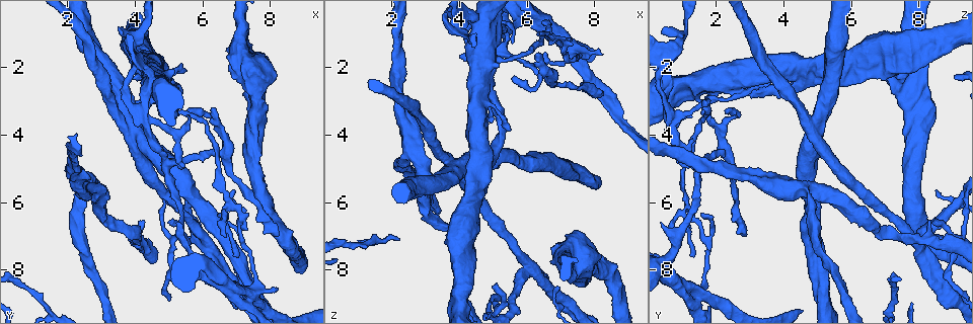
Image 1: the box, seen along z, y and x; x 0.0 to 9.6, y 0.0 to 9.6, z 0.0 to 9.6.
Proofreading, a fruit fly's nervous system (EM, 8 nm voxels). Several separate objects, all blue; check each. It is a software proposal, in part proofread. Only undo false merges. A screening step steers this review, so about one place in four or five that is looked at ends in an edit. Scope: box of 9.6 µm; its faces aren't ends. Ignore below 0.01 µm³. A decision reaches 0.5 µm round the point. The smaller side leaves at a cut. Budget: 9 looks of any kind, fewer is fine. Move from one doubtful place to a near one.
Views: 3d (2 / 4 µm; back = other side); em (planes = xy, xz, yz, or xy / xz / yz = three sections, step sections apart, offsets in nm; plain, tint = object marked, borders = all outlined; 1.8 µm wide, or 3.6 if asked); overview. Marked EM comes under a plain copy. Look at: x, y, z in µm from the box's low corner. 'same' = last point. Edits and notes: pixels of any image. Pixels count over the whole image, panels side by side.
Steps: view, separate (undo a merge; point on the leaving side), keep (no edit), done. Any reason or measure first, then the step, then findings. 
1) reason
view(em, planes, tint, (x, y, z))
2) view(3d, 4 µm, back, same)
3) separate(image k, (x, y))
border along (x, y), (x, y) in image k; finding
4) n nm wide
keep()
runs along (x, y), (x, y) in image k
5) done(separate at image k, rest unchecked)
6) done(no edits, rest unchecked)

view(3d, 2 µm, (6.00, 7.05, 7.90))

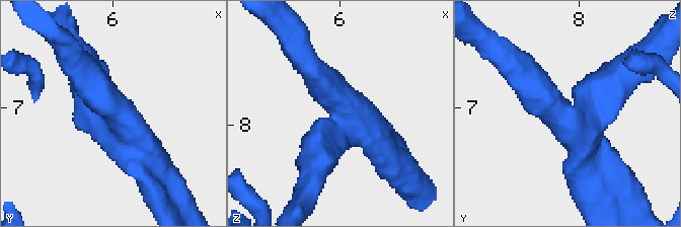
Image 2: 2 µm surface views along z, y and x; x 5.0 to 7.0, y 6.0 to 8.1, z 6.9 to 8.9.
3 arms; arms of 240, 280, 280 nm; need the tissue
view(em, planes, tint, (6.04, 7.10, 7.90))

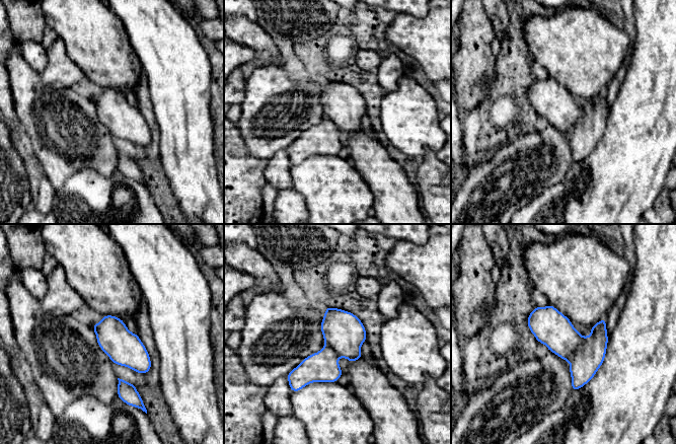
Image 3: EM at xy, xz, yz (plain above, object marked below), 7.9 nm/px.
separate(image 3, (554, 329))
border along (582, 337), (576, 353), (569, 361) in image 3; two neurons meet here

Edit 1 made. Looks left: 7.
see it whole again
view(overview)

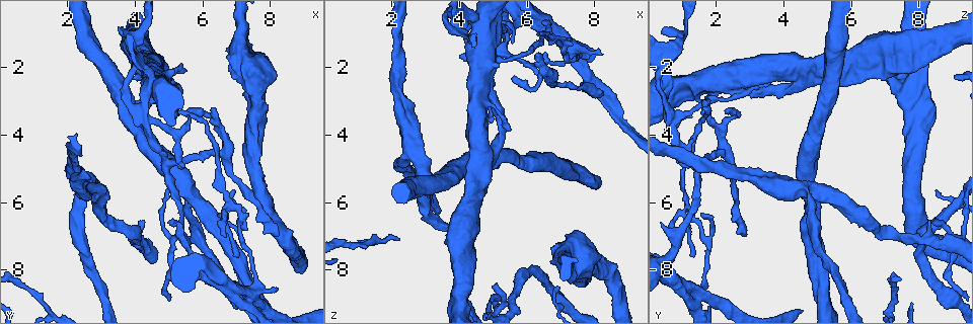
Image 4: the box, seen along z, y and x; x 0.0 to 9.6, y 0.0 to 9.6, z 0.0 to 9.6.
thick turns thin
view(em, xz, step 8, tint, (4.45, 3.05, 1.70))

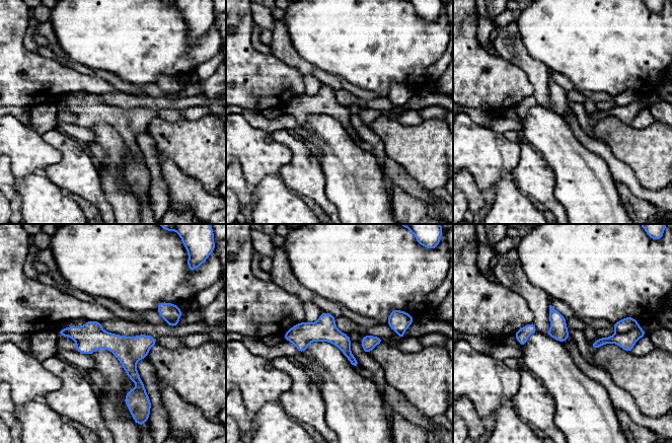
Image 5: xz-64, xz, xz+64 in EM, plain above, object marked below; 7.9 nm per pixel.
separate(image 5, (626, 341))
the part that leaves runs along (61, 331), (108, 341), (138, 381), (130, 395) in image 5; two neurons meet here

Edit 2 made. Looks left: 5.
a fork
view(3d, 4 µm, (4.40, 1.85, 5.95))

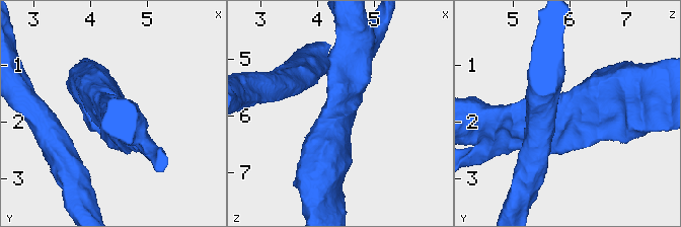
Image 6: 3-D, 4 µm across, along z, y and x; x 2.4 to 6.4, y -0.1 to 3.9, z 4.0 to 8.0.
now the EM
view(em, 3.6 µm, planes, tint, (4.40, 1.85, 6.00))

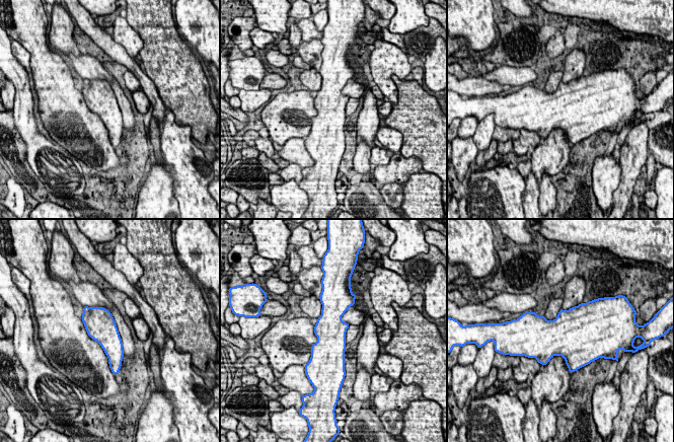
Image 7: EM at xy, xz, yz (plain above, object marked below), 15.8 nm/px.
keep()
one neuron here

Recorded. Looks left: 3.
thin neck
view(em, planes, borders, (7.00, 6.25, 1.15))

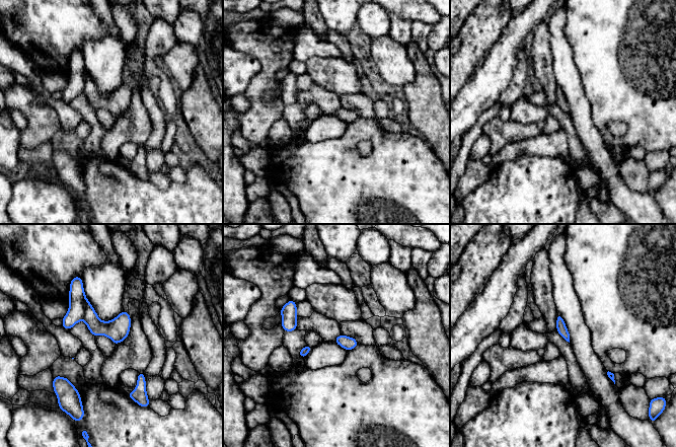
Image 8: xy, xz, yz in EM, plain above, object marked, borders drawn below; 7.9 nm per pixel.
separate(image 8, (96, 326))
border along (84, 294), (84, 314), (81, 318) in image 8; two neurons meet here

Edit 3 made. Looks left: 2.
done(separate at image 3, separate at image 5, separate at image 8, rest unchecked)

